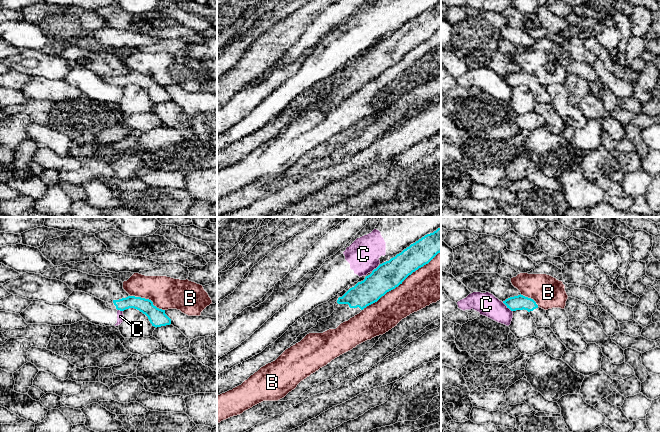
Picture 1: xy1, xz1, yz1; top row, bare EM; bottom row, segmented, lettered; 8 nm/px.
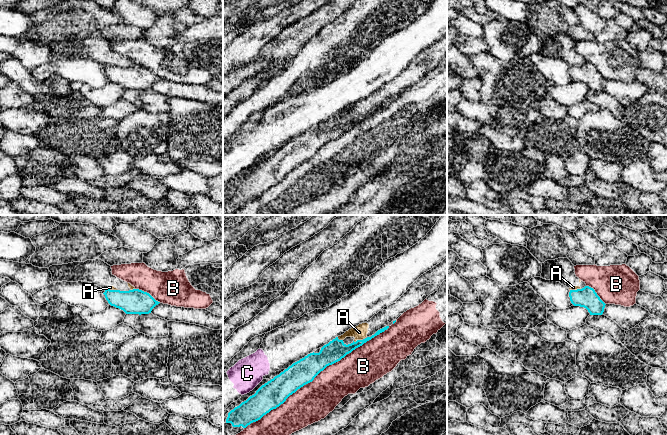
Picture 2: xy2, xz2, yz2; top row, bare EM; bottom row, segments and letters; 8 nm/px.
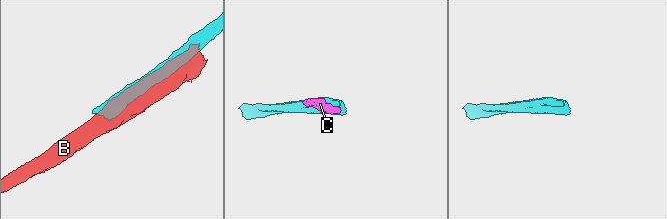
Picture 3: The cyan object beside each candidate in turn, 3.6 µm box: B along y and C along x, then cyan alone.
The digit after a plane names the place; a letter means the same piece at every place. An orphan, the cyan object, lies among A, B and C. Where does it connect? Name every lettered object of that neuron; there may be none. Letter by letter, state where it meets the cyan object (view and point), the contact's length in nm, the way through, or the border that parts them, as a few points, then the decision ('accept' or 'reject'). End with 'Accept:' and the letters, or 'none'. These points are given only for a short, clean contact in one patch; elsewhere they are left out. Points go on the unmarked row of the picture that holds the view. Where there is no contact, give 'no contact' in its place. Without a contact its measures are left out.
A: meets cyan in xz2 at (360, 116); contact 120 nm long; border along xz2 (367, 113), (353, 117); reject
B: meets cyan in xz2 at (316, 151); contact 1400 nm long; reject
C: meets cyan in yz1 at (507, 82); contact 120 nm long; border along yz1 (502, 78), (512, 87); reject
Accept: none

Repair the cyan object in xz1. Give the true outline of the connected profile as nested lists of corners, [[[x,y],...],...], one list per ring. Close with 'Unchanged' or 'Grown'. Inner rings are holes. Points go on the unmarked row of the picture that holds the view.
[[[441,3],[427,10],[401,29],[380,40],[372,49],[350,64],[334,80],[334,88],[318,96],[317,101],[300,110],[290,121],[300,118],[309,109],[336,105],[341,99],[377,78],[387,68],[398,63],[413,48],[428,40],[441,28]]]. Grown

